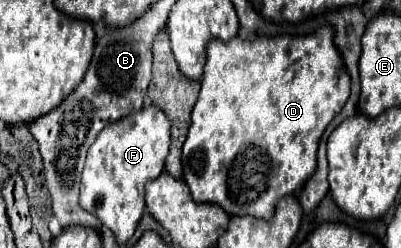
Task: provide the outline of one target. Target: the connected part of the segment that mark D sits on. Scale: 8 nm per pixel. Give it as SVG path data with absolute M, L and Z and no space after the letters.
M324 26L324 28L320 28L312 34L296 36L296 38L292 38L292 36L254 36L254 38L234 36L228 42L224 42L220 38L210 40L210 44L206 46L206 66L204 66L204 74L202 74L202 88L200 88L196 106L192 110L190 130L188 130L188 138L184 142L184 150L182 150L182 166L184 166L184 176L182 178L188 184L196 202L218 204L230 216L238 214L238 216L254 216L254 218L268 220L274 214L274 208L276 208L278 200L292 194L300 186L304 186L304 182L316 172L316 150L318 150L320 136L330 126L334 116L344 108L344 104L350 96L350 76L344 68L340 52L334 44L334 36L336 36L334 28Z

